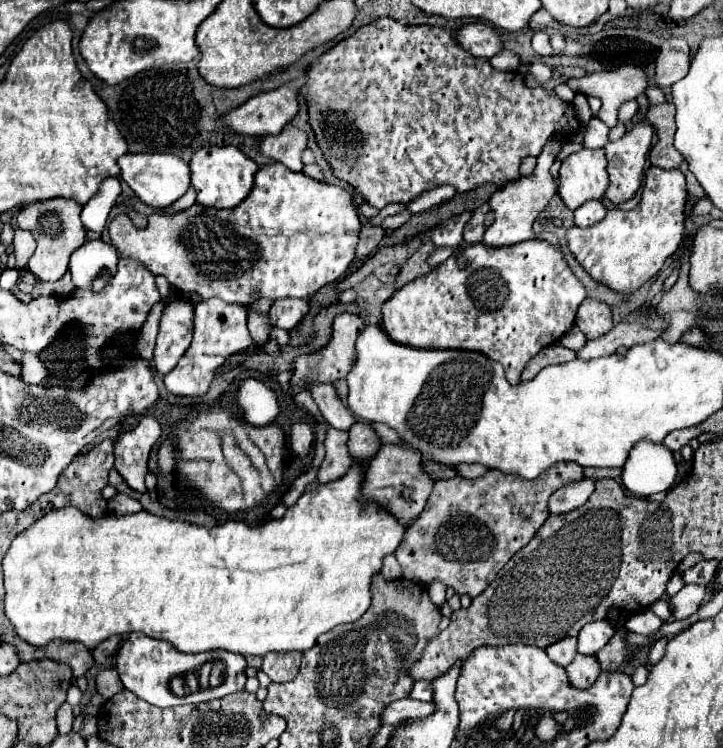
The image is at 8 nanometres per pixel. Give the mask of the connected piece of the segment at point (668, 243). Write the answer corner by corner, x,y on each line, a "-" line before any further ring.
649,167
641,201
631,211
611,209
605,219
593,227
573,227
567,231
567,243
585,271
599,283
627,295
655,277
683,239
683,209
687,201
685,175
679,169

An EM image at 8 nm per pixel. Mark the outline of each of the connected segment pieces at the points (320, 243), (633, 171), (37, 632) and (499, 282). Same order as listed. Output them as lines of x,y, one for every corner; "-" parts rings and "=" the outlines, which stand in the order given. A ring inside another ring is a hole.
281,163
263,165
257,171
257,183
247,199
233,209
211,209
193,205
179,215
151,215
145,229
137,229
127,215
117,215
109,223
109,237
119,257
139,259
153,275
163,275
169,283
201,299
221,297
227,303
251,305
251,289
259,289
265,299
307,297
327,283
337,281
355,257
359,241
359,213
353,191
325,181
289,171
=
641,121
619,141
605,145
609,161
607,171
611,179
605,197
613,205
621,205
637,195
643,179
647,153
651,149
651,141
653,141
653,127
=
361,463
351,465
351,469
325,485
317,485
317,489
305,491
299,501
287,509
285,517
273,519
255,527
249,526
243,521
227,521
225,525
207,529
201,525
191,525
185,521
169,521
165,517
151,515
147,511
115,517
107,515
101,519
93,519
85,515
77,507
65,507
55,509
37,519
31,527
21,531
15,541
11,543
7,555
3,557
3,571
5,571
5,613
9,621
15,625
17,635
35,645
43,647
53,639
67,639
67,641
81,641
87,649
93,649
101,641
105,641
111,635
123,635
123,633
145,633
155,639
165,639
173,643
183,653
201,653
201,651
213,651
213,649
225,649
239,655
267,655
269,651
307,651
315,645
315,639
321,633
331,631
335,625
341,623
353,623
361,619
361,615
371,605
371,583
373,575
381,573
383,557
397,551
409,523
401,523
395,515
389,515
383,507
377,507
377,503
361,503
361,487
365,481
365,469
=
523,241
517,245
509,245
509,247
489,247
485,243
473,243
473,245
465,245
465,249
461,251
461,255
467,257
467,269
459,269
457,267
457,257
449,257
447,261
443,261
439,267
435,267
431,273
417,277
415,281
403,285
385,305
383,305
383,329
389,335
389,339
393,339
399,345
407,345
407,347
417,347
417,349
465,349
465,351
479,351
483,355
487,355
493,361
499,361
505,367
505,375
507,381
511,385
519,383
519,377
525,369
525,365
529,363
529,359
533,359
543,347
557,343
575,323
575,315
577,309
581,305
581,301
587,297
587,289
583,287
583,283
573,275
571,267
567,265
567,261
563,259
561,251
551,247
545,241

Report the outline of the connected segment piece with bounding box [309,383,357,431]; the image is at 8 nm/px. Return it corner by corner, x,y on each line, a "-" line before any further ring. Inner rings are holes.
309,383
309,393
313,401
319,405
323,417
331,427
337,427
341,431
349,431
349,427
357,421
353,413
341,403
341,399
335,393
335,387
331,383

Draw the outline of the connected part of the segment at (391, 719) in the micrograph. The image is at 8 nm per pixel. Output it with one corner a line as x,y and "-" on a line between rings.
399,699
393,701
381,713
383,725
395,725
405,719
425,719
425,715
433,713
433,701
417,701
417,699

